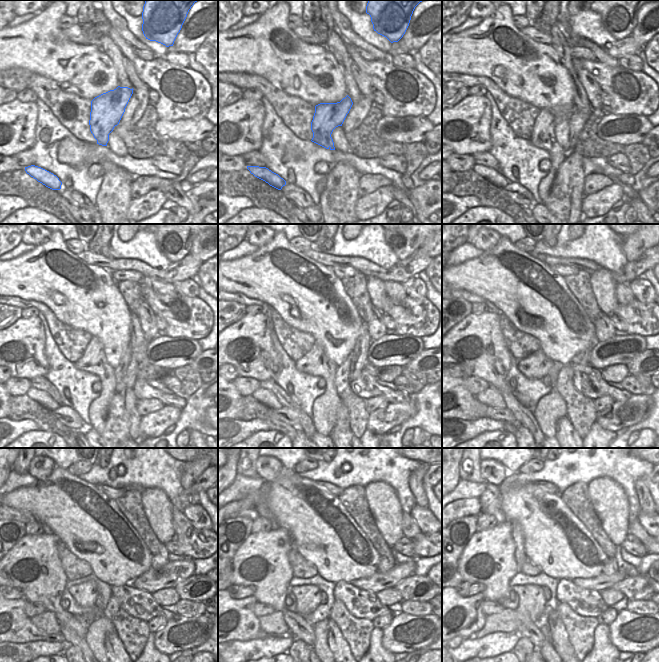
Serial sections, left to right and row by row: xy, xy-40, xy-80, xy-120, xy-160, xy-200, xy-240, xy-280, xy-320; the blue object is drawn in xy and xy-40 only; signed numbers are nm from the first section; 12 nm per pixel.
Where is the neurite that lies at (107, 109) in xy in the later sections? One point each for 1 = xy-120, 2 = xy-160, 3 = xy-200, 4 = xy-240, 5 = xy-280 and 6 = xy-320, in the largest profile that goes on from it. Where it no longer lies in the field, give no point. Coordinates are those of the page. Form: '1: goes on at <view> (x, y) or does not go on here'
1: goes on at xy-120 (93, 360)
2: goes on at xy-160 (315, 362)
3: goes on at xy-200 (537, 365)
4: goes on at xy-240 (85, 594)
5: goes on at xy-280 (308, 597)
6: goes on at xy-320 (532, 601)

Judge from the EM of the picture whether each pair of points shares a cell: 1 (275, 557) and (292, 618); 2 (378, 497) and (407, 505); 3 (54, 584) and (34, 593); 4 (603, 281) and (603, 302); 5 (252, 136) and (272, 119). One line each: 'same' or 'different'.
1: same
2: different
3: same
4: same
5: different

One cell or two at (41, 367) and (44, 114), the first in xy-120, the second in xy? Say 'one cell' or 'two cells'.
two cells

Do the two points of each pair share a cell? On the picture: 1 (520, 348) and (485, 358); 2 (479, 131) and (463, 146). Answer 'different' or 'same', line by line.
1: different
2: same

